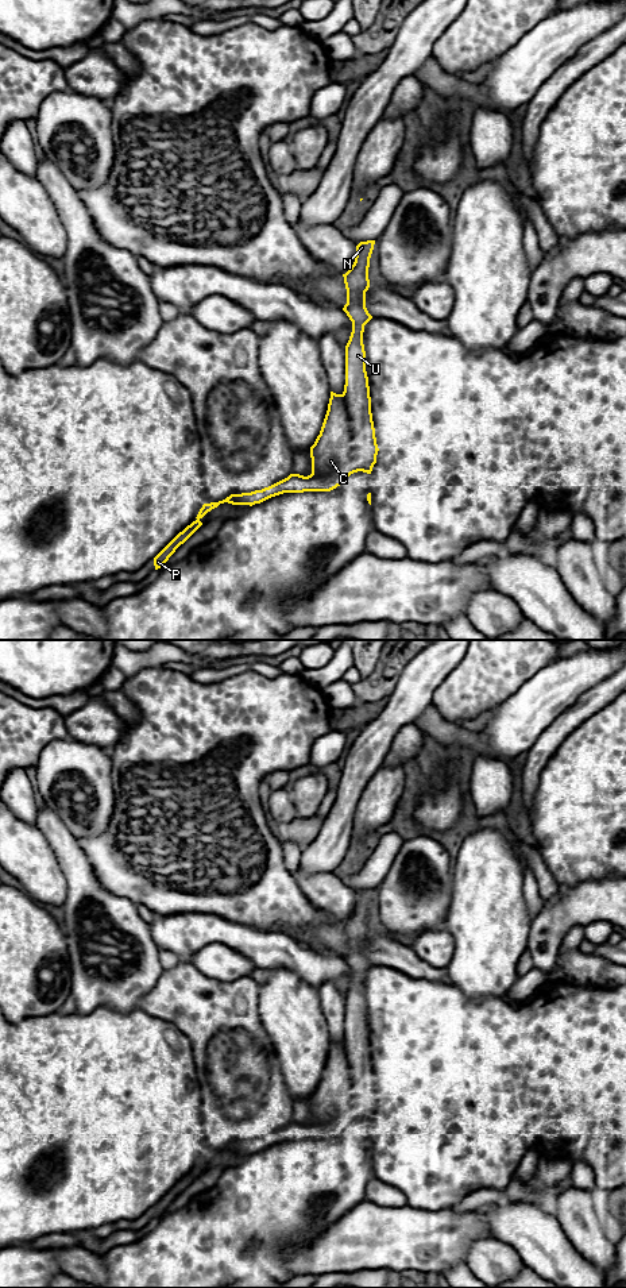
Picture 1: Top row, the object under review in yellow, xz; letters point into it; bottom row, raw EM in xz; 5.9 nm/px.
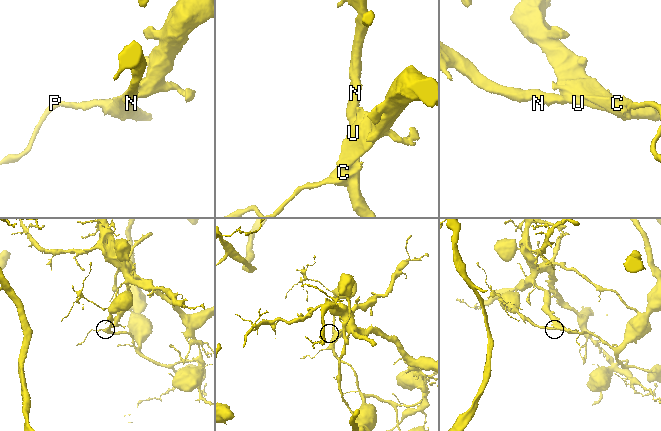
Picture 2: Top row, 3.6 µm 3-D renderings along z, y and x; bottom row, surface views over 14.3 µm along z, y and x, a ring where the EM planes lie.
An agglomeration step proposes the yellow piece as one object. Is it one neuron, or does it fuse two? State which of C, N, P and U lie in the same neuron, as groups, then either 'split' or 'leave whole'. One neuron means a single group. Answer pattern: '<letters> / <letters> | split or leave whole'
C P / N U | split

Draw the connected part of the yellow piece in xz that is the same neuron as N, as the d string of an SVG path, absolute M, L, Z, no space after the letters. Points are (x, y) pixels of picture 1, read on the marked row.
M375 240L360 242L351 269L343 274L347 304L343 311L352 321L352 332L345 346L344 402L349 416L352 447L370 447L375 436L371 413L371 397L366 371L363 344L364 325L372 319L366 308L366 292L370 288L368 267Z

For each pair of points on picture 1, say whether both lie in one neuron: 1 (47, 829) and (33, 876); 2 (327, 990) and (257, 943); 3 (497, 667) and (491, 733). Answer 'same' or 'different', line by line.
1: different
2: different
3: different

